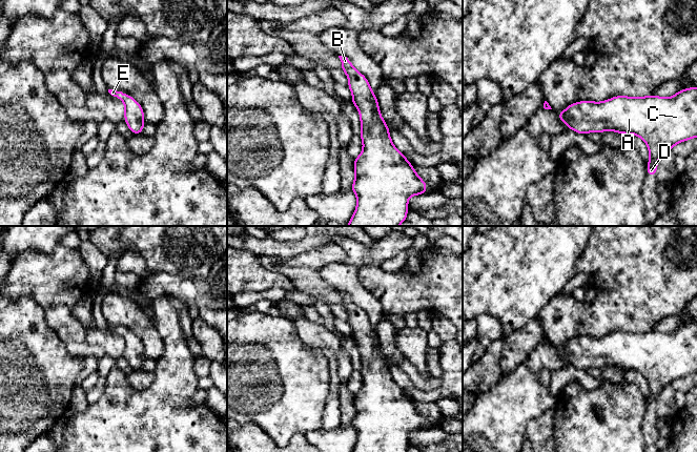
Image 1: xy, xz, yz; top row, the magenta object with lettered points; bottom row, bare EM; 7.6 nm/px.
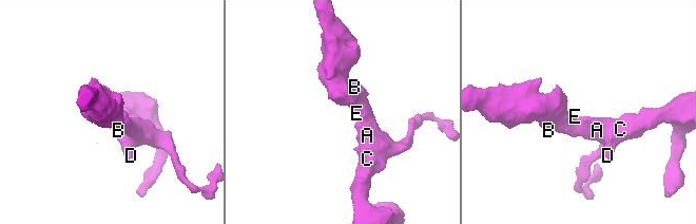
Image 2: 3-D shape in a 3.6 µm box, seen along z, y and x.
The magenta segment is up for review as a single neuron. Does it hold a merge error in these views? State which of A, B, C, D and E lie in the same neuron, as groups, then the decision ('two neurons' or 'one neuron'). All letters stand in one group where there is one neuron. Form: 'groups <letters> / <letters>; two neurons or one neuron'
groups A B C D E; one neuron

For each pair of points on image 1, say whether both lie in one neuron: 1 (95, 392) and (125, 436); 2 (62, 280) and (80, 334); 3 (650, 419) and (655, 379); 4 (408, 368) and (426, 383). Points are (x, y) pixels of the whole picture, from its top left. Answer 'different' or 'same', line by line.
1: different
2: same
3: same
4: same

